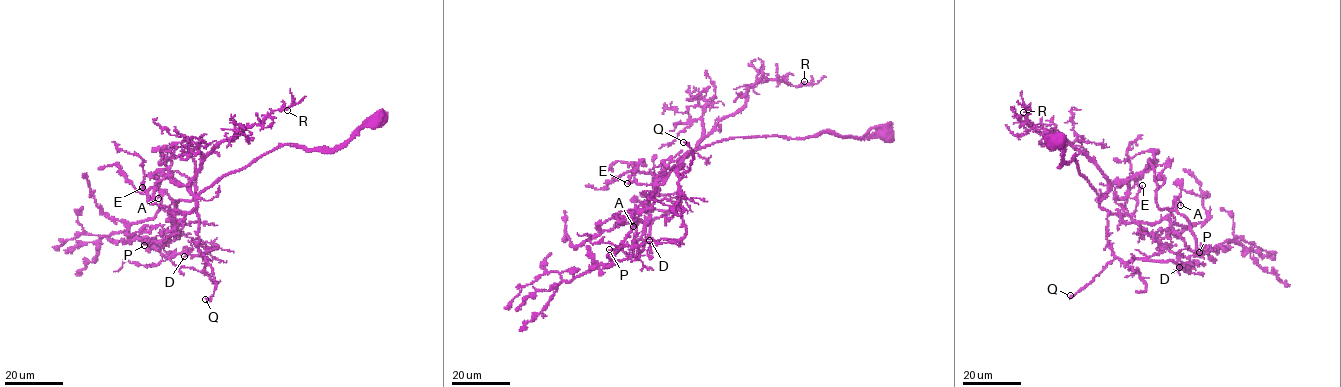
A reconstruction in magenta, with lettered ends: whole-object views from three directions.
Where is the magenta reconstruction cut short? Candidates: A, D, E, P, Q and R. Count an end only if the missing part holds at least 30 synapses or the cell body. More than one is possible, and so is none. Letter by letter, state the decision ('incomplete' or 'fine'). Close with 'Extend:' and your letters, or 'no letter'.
A: fine
D: fine
E: incomplete
P: incomplete
Q: fine
R: fine
Extend: E, P

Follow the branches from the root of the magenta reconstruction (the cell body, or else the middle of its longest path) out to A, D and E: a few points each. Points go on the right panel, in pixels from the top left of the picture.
A: (1056, 141), (1061, 164), (1076, 154), (1100, 196), (1149, 160), (1157, 206), (1180, 205)
D: (1056, 141), (1061, 164), (1076, 154), (1079, 173), (1099, 197), (1108, 212), (1107, 245), (1119, 259), (1179, 267)
E: (1056, 141), (1061, 164), (1076, 154), (1099, 206), (1112, 213), (1131, 214), (1142, 185)

